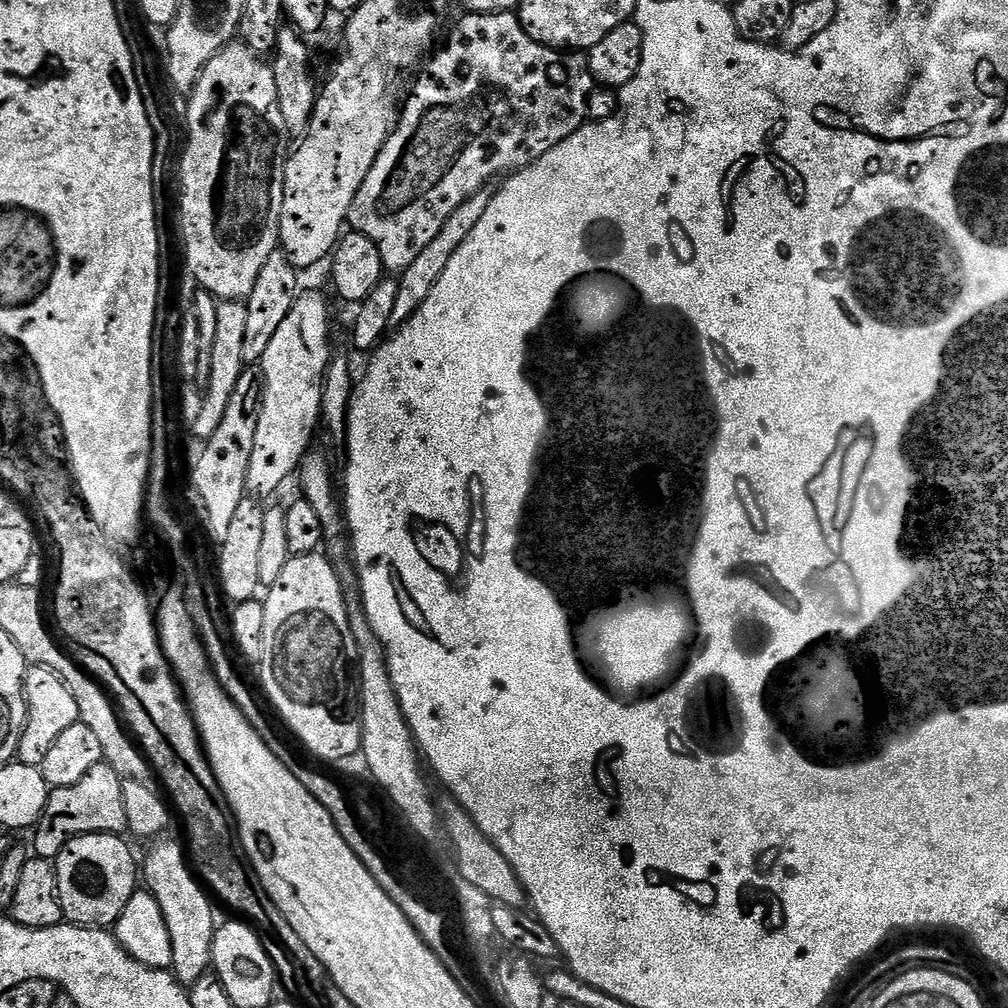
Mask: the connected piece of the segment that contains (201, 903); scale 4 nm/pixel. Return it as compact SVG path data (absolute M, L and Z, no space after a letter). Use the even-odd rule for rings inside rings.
M163 840L156 842L161 844L154 845L148 857L142 860L142 880L148 883L145 884L147 891L151 892L158 906L162 906L166 928L170 931L173 949L170 970L180 984L191 986L211 967L213 936L218 922L214 920L209 893L190 867L185 845L181 841L179 844L176 840Z

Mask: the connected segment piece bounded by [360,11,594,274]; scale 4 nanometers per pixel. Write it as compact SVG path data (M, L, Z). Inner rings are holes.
M515 11L464 14L464 17L457 22L456 29L453 30L444 52L434 56L423 65L424 73L417 78L408 101L405 104L403 101L398 123L388 136L388 141L382 146L372 167L372 175L366 178L366 182L360 188L361 197L369 196L372 199L368 204L369 210L372 211L370 235L374 246L378 246L382 254L385 269L392 274L404 272L406 266L410 266L410 262L414 262L414 258L418 258L418 254L422 254L422 250L426 250L426 246L430 246L430 242L438 238L438 230L446 226L446 218L450 218L450 214L454 214L454 210L458 210L458 206L462 206L462 202L470 199L475 192L481 192L483 188L491 185L493 183L491 180L495 176L503 177L505 174L518 172L522 168L529 168L535 160L542 158L550 150L554 150L558 142L570 138L570 134L577 132L586 123L588 95L594 89L592 71L588 68L588 57L583 51L557 50L546 44L534 42L534 38L530 38L530 34L526 34L526 30L520 25L519 15Z

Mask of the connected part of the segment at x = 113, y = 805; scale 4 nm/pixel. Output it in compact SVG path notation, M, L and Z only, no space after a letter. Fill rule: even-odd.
M106 762L94 766L86 778L74 782L74 786L62 786L49 791L46 810L36 823L31 847L41 860L55 861L58 853L69 840L95 832L124 834L128 832L126 802L124 801L124 780Z

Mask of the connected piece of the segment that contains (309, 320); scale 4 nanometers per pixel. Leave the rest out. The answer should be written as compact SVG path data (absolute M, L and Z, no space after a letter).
M301 291L297 295L294 306L290 306L290 314L278 326L270 346L266 346L266 354L258 365L264 373L264 398L260 402L258 414L258 431L254 434L254 451L250 453L250 470L246 474L248 492L253 497L272 496L288 479L293 479L301 460L309 451L308 439L312 430L320 424L320 407L322 406L322 386L324 375L332 361L332 312L328 309L328 300L320 292Z

